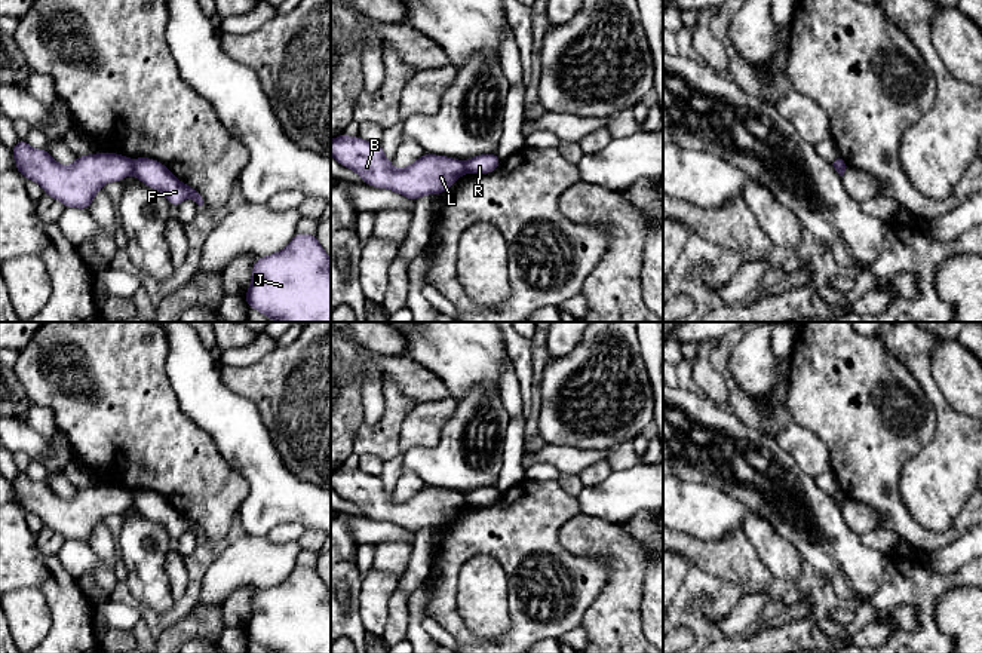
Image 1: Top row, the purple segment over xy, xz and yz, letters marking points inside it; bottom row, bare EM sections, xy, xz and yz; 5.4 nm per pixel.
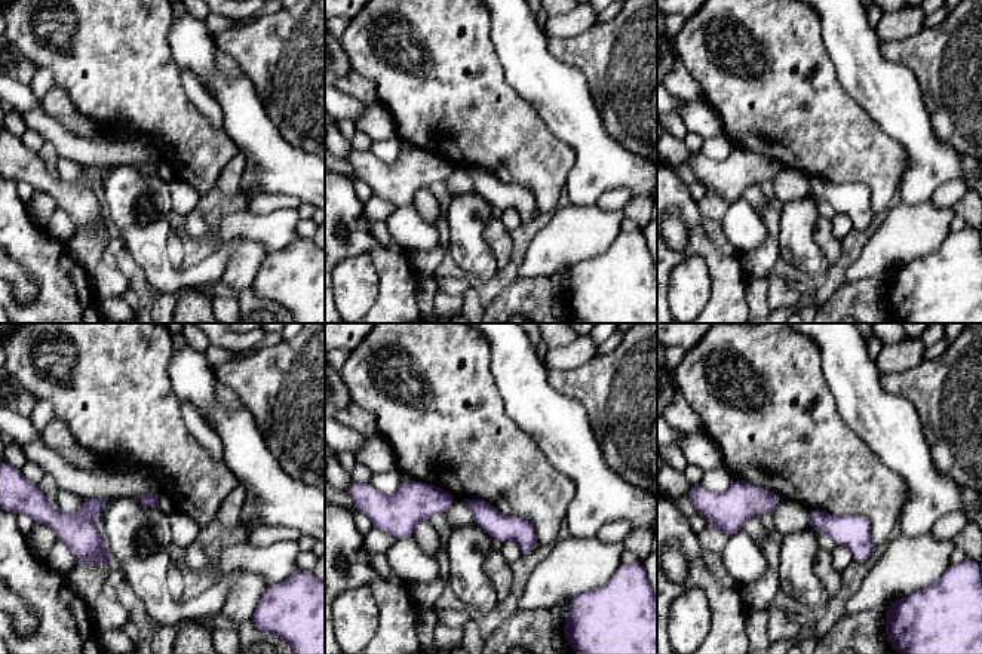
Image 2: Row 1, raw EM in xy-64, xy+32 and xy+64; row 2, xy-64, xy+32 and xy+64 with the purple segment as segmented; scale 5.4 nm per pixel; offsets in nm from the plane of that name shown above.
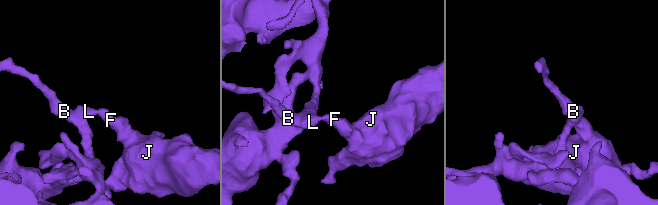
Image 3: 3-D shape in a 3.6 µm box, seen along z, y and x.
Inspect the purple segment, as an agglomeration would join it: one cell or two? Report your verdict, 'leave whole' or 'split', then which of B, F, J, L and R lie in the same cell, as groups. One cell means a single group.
split | B L / F J R

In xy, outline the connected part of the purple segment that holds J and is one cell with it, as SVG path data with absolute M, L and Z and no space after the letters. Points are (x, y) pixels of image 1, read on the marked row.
M297 232L280 252L257 258L245 298L248 307L273 321L331 322L331 258L316 234Z

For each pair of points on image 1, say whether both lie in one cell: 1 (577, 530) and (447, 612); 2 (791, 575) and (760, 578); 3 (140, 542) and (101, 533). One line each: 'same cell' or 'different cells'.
1: different cells
2: different cells
3: different cells

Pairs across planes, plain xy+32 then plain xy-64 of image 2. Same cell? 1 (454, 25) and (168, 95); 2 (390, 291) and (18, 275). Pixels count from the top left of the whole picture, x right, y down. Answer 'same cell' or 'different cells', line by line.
1: same cell
2: different cells

